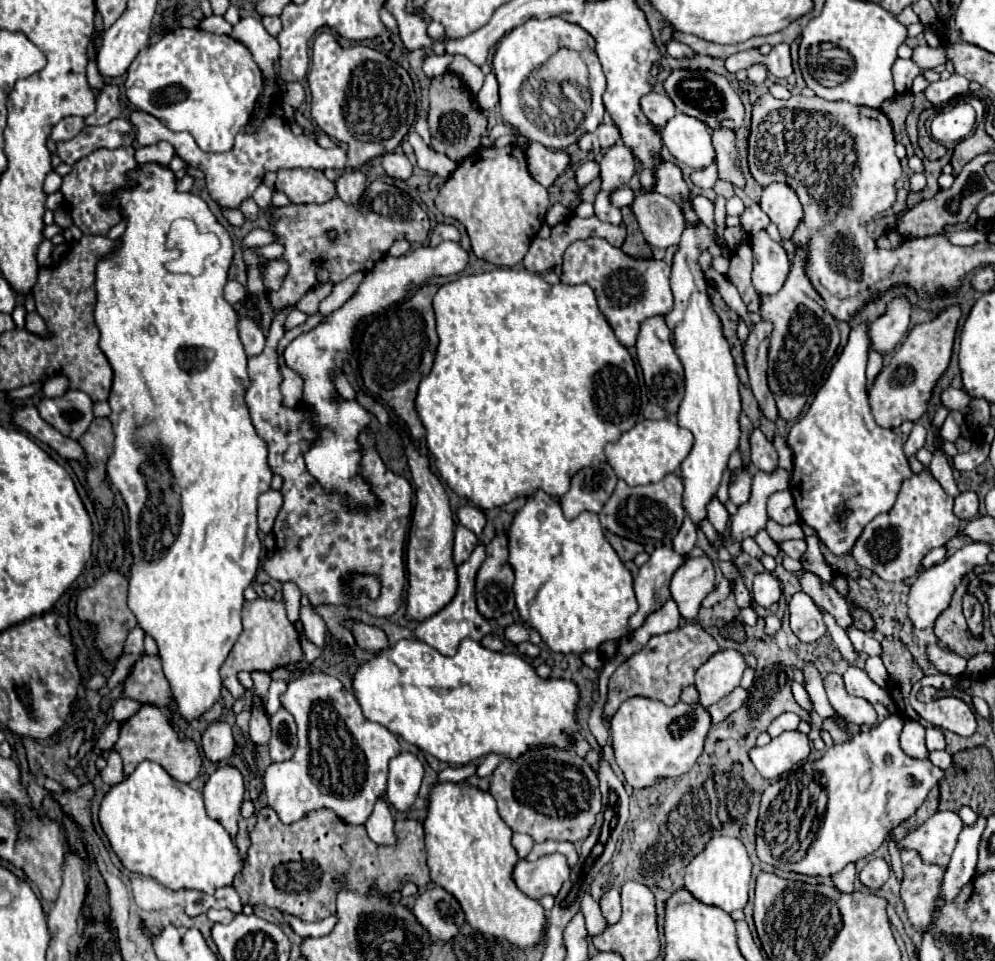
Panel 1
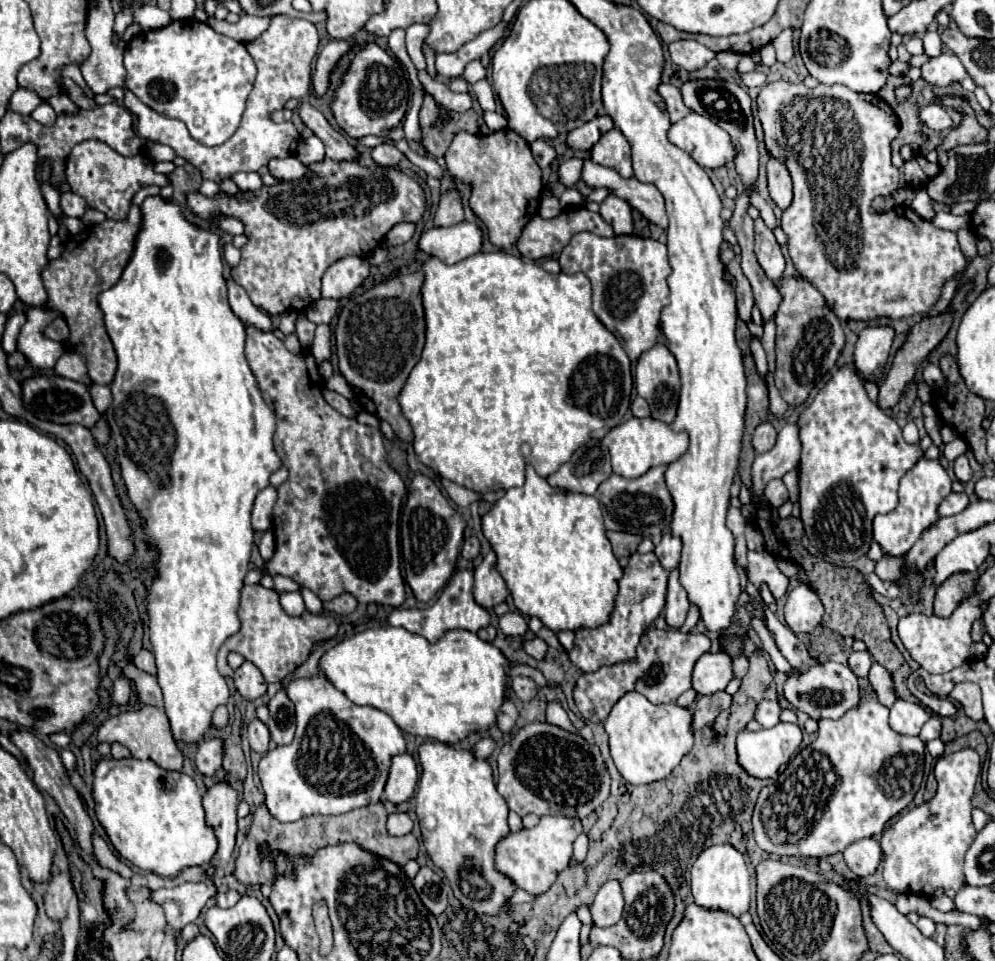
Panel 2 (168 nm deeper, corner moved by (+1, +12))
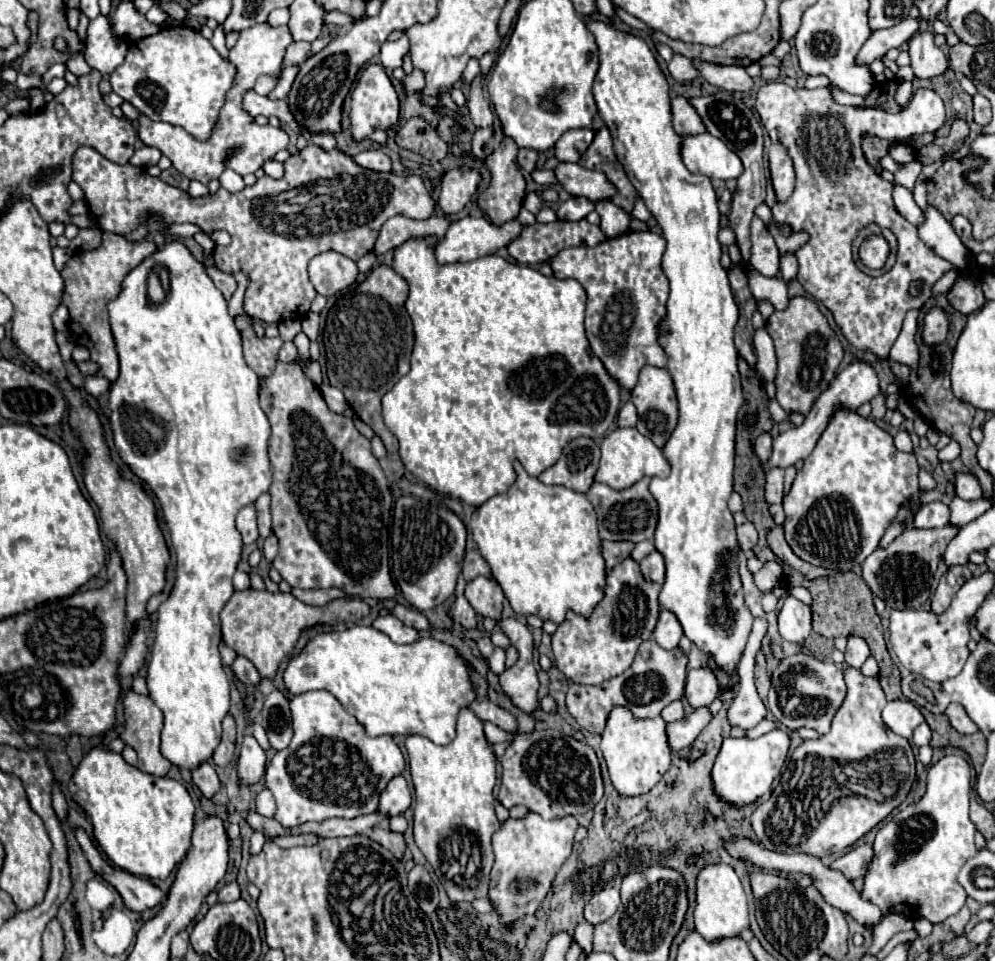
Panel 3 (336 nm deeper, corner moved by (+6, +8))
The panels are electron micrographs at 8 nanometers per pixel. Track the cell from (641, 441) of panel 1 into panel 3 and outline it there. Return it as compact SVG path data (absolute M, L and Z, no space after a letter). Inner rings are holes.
M616 428L610 432L602 444L602 458L600 458L600 468L596 474L596 482L608 484L614 490L624 490L638 482L642 476L668 476L670 474L670 462L666 460L662 448L658 448L650 438L642 436L636 428Z

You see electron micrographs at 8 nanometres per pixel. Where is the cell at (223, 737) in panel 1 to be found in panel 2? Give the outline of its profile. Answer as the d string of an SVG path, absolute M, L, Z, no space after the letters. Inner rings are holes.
M205 738L203 742L199 742L199 750L195 754L195 766L201 774L215 776L217 770L221 768L221 760L223 760L223 750L219 740Z

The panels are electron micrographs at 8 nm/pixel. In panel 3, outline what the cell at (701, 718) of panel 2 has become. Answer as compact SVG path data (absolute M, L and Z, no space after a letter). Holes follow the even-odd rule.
M702 706L702 708L696 708L690 716L684 716L682 720L670 722L668 724L668 732L670 732L672 752L678 752L678 750L690 746L710 720L712 720L710 708Z

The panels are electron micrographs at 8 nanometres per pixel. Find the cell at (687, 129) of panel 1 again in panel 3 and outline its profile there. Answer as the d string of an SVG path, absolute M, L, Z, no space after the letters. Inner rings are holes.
M702 132L694 136L682 136L680 156L684 166L708 178L738 178L742 174L740 158L716 136Z

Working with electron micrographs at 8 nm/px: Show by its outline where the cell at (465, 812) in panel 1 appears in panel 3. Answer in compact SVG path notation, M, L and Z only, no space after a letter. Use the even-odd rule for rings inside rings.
M464 708L458 716L458 736L448 746L436 746L424 736L408 736L406 750L410 758L410 772L416 790L416 806L414 806L414 840L420 852L426 856L438 878L444 882L444 874L440 872L442 862L442 848L440 844L452 836L456 830L466 828L468 832L476 834L480 840L482 852L482 890L474 892L448 892L450 900L454 902L472 902L474 898L486 898L489 890L489 873L494 861L492 850L492 835L500 828L496 818L496 798L492 794L496 784L496 762L492 746L486 742L482 732L480 718L470 710Z

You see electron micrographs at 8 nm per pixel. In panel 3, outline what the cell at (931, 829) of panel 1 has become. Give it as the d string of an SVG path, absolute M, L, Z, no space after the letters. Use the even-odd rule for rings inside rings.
M944 756L928 770L928 790L924 798L916 804L910 804L906 810L898 812L888 824L884 824L874 840L874 860L864 876L862 896L882 908L884 914L908 914L908 918L926 918L932 924L944 922L948 916L956 914L968 894L958 882L958 872L968 858L976 854L974 844L974 824L968 816L968 798L972 786L972 768L962 756Z

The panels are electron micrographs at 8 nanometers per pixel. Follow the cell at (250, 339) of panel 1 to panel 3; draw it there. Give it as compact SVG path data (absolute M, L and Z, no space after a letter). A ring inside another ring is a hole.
M208 266L208 268L206 268L206 272L208 272L208 276L212 278L214 286L224 294L224 298L226 298L226 300L230 300L230 298L232 298L232 294L236 292L236 288L238 288L238 284L236 284L234 276L232 276L232 274L218 272L218 268L214 268L214 266Z

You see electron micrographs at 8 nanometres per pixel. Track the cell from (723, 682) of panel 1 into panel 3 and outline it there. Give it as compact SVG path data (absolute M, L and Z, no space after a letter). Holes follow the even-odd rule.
M704 666L704 668L694 668L686 676L686 698L692 708L700 706L710 706L712 700L718 696L718 680L714 672Z

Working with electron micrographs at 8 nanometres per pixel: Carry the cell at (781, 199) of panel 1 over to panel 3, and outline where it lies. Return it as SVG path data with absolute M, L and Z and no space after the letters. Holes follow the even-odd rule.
M772 144L768 158L770 158L770 178L776 192L776 200L786 202L794 190L794 168L790 164L790 156L786 156L786 150L780 144Z

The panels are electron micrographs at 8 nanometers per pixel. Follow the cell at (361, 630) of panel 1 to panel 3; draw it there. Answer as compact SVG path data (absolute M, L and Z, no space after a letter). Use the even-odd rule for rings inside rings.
M292 588L292 594L298 600L302 600L304 604L310 604L310 606L326 606L332 600L346 598L344 590L340 590L340 588L328 588L328 590L300 590L300 588Z

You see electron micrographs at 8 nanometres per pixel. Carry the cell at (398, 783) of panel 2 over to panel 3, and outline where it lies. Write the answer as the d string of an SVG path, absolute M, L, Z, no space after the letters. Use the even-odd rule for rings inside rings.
M394 776L384 788L384 792L380 794L378 810L390 816L398 816L410 808L410 802L412 802L412 796L408 790L408 782L404 780L404 776Z

